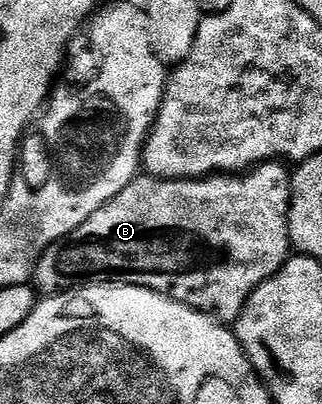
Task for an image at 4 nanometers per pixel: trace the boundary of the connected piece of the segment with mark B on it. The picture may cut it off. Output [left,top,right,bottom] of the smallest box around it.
[31,160,291,323]

